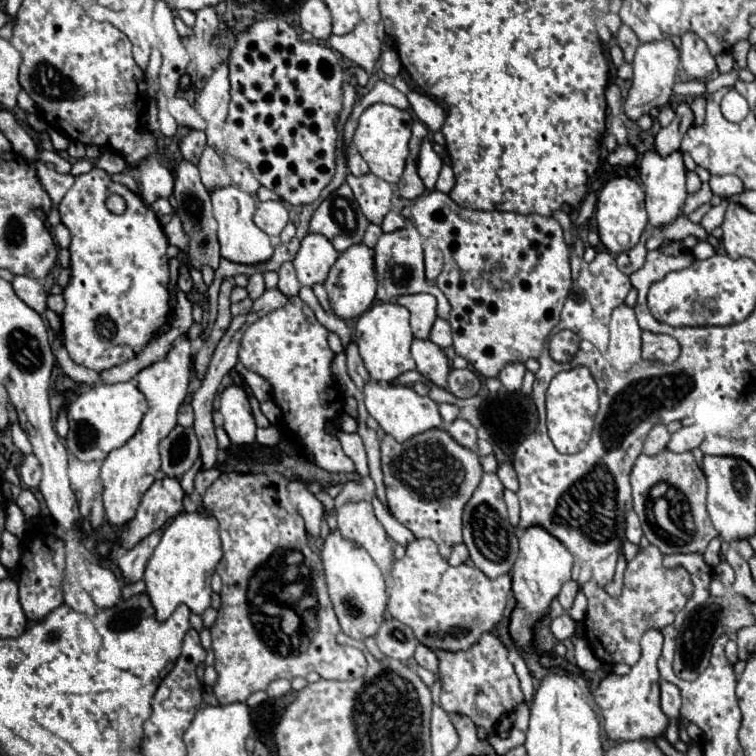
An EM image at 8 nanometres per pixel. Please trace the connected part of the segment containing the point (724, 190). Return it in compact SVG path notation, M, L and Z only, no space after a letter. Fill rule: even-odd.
M712 175L709 180L711 191L719 197L731 197L735 193L743 191L741 179L734 175Z

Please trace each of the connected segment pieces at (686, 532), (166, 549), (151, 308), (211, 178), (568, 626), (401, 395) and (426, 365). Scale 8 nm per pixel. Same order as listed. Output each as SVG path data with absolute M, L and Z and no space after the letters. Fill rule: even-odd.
M665 449L663 453L655 455L655 457L639 455L637 463L631 471L631 485L633 485L633 509L641 519L643 533L649 539L649 543L655 545L661 553L703 553L707 549L709 541L713 537L717 537L717 531L715 531L713 523L709 523L709 515L705 509L705 495L707 495L705 475L699 469L699 465L691 453L673 453L673 451ZM659 481L665 481L669 485L665 499L671 505L669 507L671 521L681 531L679 535L667 535L667 539L653 533L651 525L647 525L647 517L645 517L645 503L649 499L649 489Z
M203 509L177 515L165 529L143 575L147 583L147 595L151 597L151 603L157 611L157 619L165 621L179 603L185 603L193 613L203 615L203 611L211 605L211 575L215 573L219 561L221 541L217 519L207 515Z
M91 169L89 173L85 173L85 175L79 175L77 179L75 179L75 183L73 183L73 187L67 191L67 195L63 197L63 201L61 201L61 205L59 205L59 213L61 213L61 221L63 221L63 225L67 225L69 227L69 231L71 231L71 245L69 245L69 251L71 251L71 281L69 281L69 285L65 287L65 291L63 291L63 297L65 297L65 311L63 311L63 315L61 315L61 323L63 323L63 337L65 337L65 349L69 351L69 357L75 361L75 363L79 363L79 365L85 365L85 367L89 367L89 369L93 369L93 371L101 371L101 357L103 357L103 353L107 351L107 349L111 349L111 347L117 347L117 345L127 345L127 347L131 347L133 349L133 353L135 355L139 355L147 345L149 345L149 341L151 341L151 337L163 327L163 325L167 325L169 323L169 317L173 315L173 309L171 309L171 305L167 303L167 299L169 299L169 289L167 289L167 285L169 285L169 259L167 259L167 237L165 237L165 233L163 233L163 227L159 225L159 219L157 219L157 215L153 213L153 209L147 205L147 203L143 203L143 199L137 195L137 193L133 193L133 191L129 191L125 185L119 185L119 183L115 183L111 177L109 177L109 173L105 173L103 169ZM109 195L121 195L123 199L125 199L125 205L127 205L127 209L125 209L125 213L121 213L121 215L115 215L115 213L111 213L109 209L107 209L107 205L105 205L105 201L107 201L107 197Z
M205 147L199 159L199 171L201 171L201 181L209 193L219 187L227 187L231 183L229 175L223 169L223 159L215 153L213 147Z
M563 613L561 617L551 621L551 631L559 641L571 638L575 633L575 628L576 622L567 613Z
M369 381L363 389L365 393L365 407L369 411L371 417L377 419L377 423L381 425L381 429L389 435L393 435L399 443L403 443L405 439L411 439L413 435L419 435L423 431L429 429L437 429L441 427L443 419L439 415L439 407L433 399L429 397L421 397L417 395L411 387L407 385L395 385L395 383L377 383L377 381Z
M415 339L411 345L411 355L417 363L417 371L435 383L441 389L447 389L447 373L449 373L449 359L443 349L439 349L433 341Z

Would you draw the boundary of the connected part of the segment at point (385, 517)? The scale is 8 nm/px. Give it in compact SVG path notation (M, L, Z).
M373 497L373 509L375 509L375 517L379 519L379 523L385 527L387 535L389 535L395 543L407 547L407 545L413 541L413 533L411 533L405 525L401 525L397 519L393 519L393 515L385 509L385 505L383 505L377 497Z

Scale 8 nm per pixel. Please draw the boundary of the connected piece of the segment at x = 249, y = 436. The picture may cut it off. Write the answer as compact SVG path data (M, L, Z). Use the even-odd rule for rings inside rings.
M231 385L221 395L221 415L223 415L223 429L227 431L231 443L235 445L251 445L255 441L255 417L251 413L247 393Z

